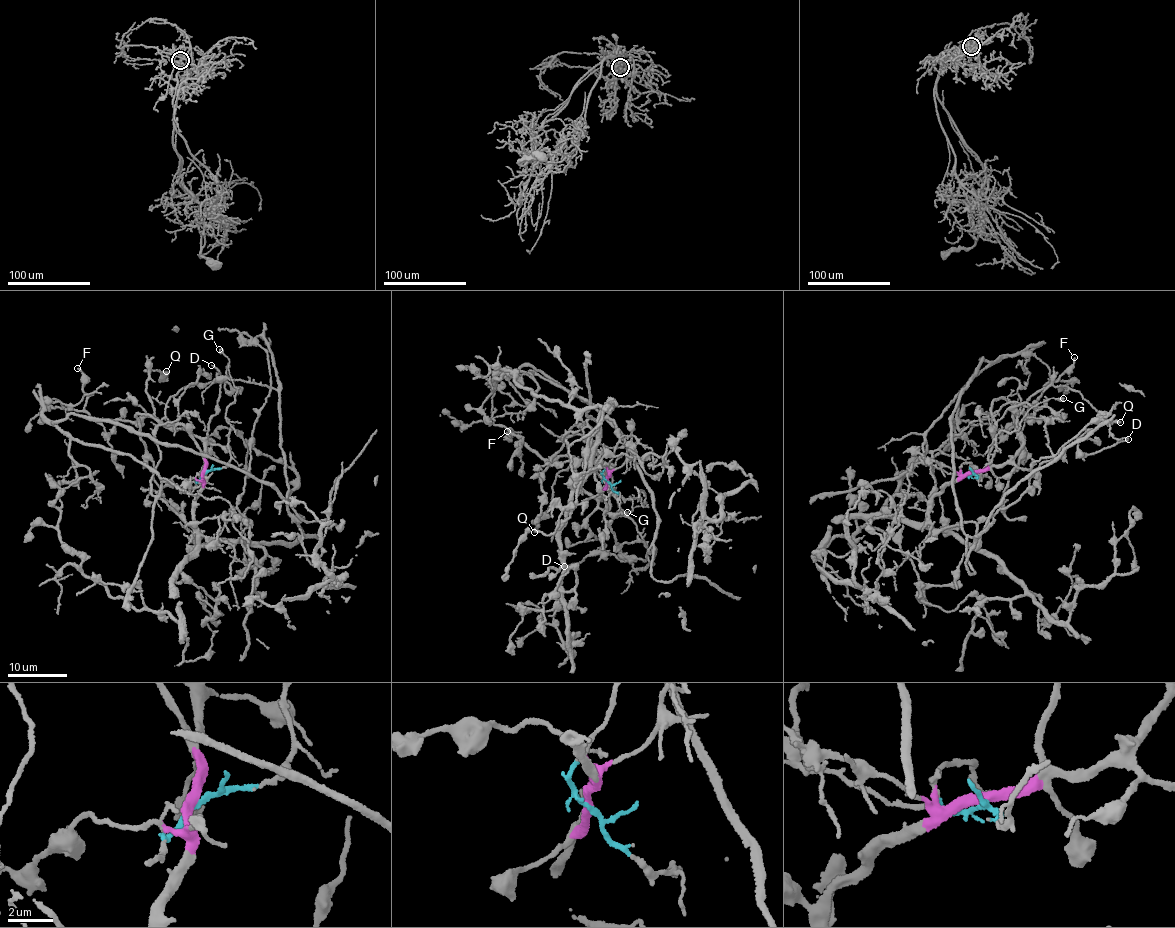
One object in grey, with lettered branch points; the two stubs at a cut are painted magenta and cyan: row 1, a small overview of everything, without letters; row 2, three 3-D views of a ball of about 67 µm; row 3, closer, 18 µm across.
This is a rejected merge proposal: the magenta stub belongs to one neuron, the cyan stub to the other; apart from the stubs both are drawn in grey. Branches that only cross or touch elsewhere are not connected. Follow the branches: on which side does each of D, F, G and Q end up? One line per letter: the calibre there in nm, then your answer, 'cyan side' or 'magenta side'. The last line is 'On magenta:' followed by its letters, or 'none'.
D: calibre 130 nm; magenta side
F: calibre 180 nm; magenta side
G: calibre 160 nm; cyan side
Q: calibre 360 nm; magenta side
On magenta: D, F, Q

